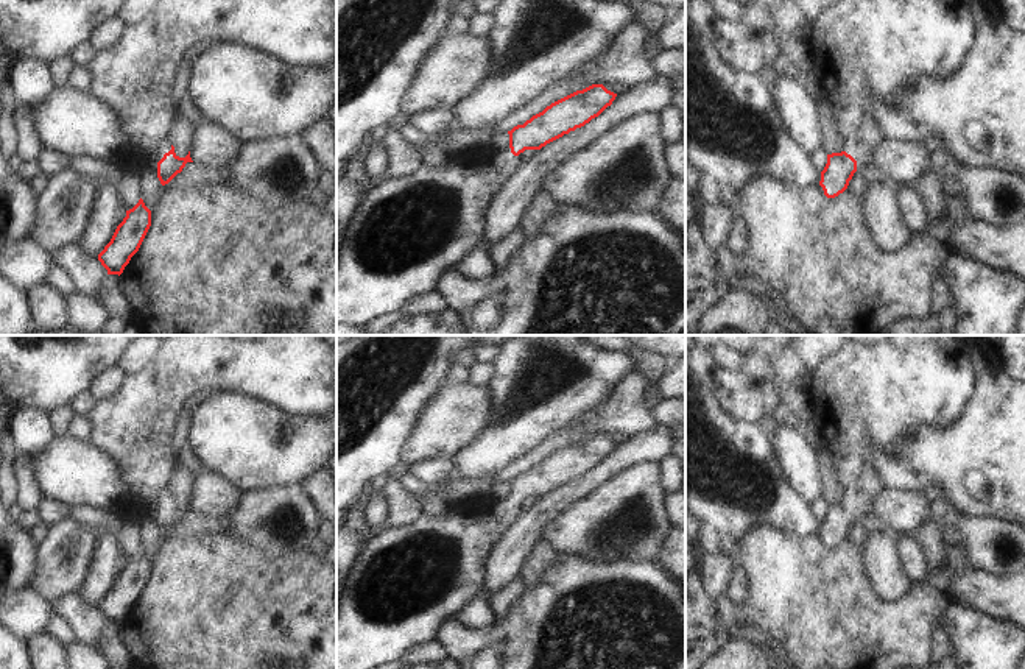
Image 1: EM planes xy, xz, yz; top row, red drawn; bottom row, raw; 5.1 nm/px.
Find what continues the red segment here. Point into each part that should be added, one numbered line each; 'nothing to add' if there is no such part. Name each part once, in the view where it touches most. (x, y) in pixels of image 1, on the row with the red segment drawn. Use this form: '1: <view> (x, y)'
1: yz (887, 44)

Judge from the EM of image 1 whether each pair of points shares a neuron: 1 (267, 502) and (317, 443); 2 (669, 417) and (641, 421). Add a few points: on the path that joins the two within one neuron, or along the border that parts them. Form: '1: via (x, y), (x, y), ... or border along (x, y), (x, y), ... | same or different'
1: border along (299, 482), (290, 487), (268, 487), (245, 493) | different
2: border along (648, 410), (658, 424) | different

